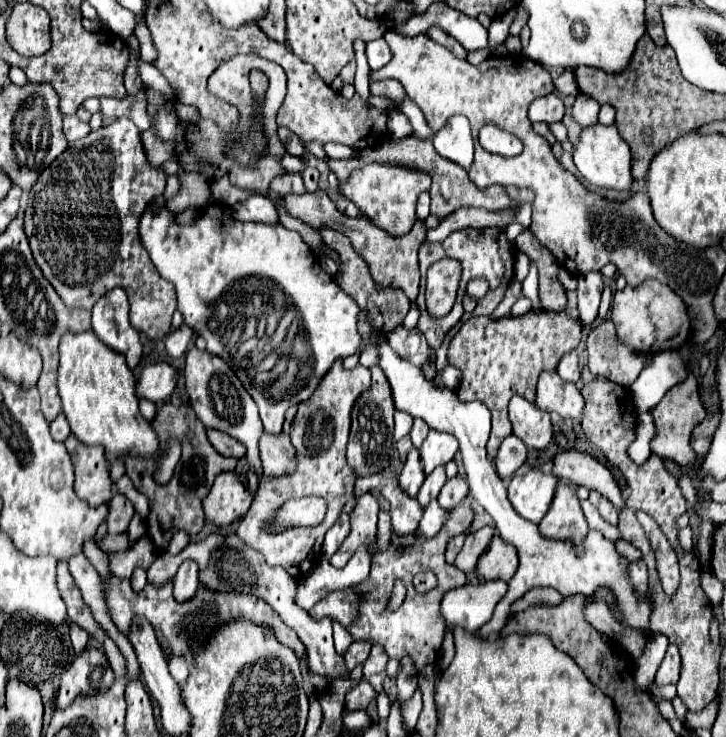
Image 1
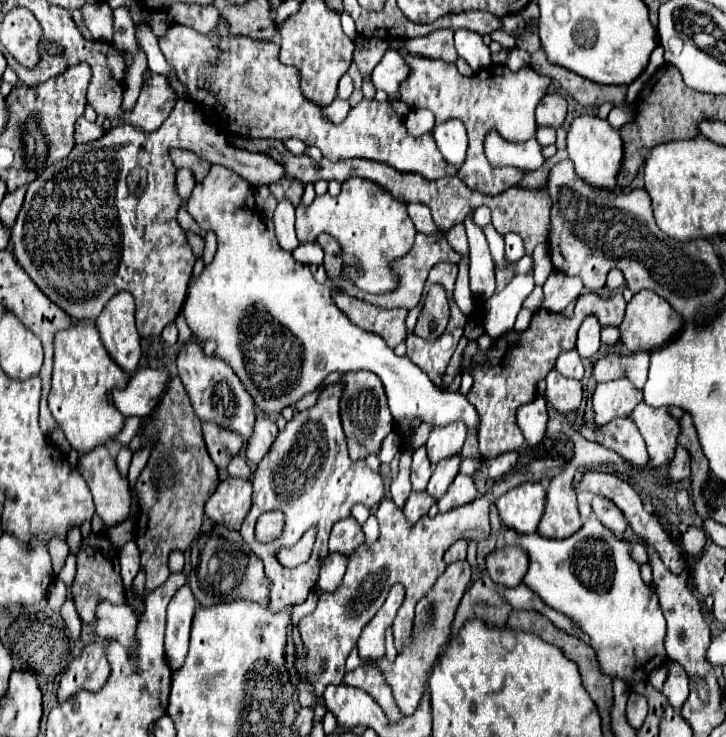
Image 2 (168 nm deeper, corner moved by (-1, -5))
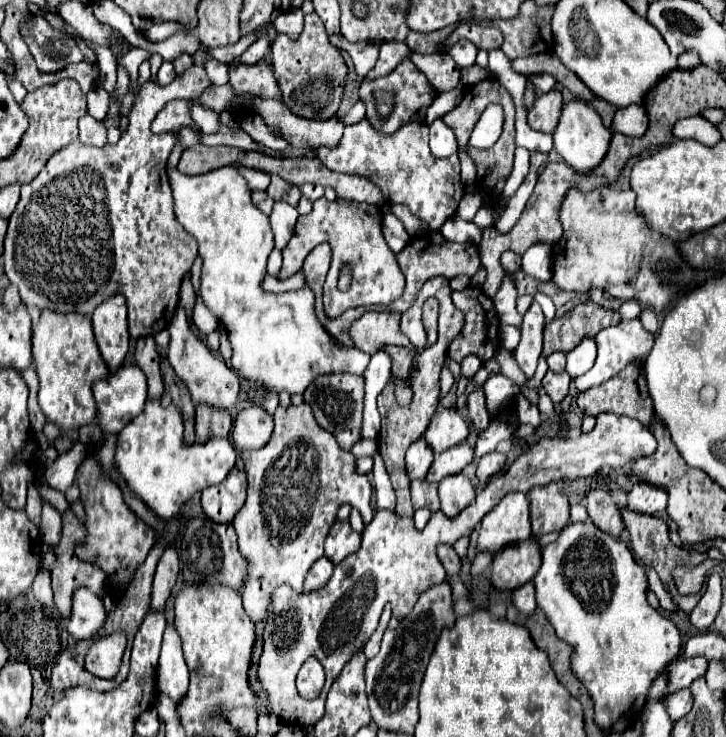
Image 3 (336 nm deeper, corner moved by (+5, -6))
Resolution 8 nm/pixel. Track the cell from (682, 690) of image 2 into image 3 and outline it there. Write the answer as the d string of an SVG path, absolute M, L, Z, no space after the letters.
M681 689L681 691L669 693L669 697L665 697L663 703L665 703L665 709L667 709L671 721L677 721L689 713L689 709L693 707L693 697L691 697L689 689Z

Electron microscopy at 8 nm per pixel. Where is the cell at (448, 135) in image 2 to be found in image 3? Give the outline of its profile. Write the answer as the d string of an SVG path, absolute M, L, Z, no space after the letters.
M435 119L431 125L431 153L435 157L449 157L453 153L457 153L457 141L453 135L453 129L449 125L445 125L441 119Z

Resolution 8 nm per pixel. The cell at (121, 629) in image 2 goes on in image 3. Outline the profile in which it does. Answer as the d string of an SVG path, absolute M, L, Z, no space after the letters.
M77 589L73 595L73 613L69 621L69 635L77 641L95 637L107 621L107 611L103 601L89 589Z

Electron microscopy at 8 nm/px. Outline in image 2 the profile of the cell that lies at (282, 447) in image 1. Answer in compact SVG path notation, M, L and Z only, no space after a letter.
M259 412L257 414L257 420L255 420L255 430L253 430L253 436L247 440L247 446L245 446L245 456L247 456L247 462L249 464L257 464L263 454L267 454L267 450L271 448L271 444L275 442L277 438L277 424L271 416Z

